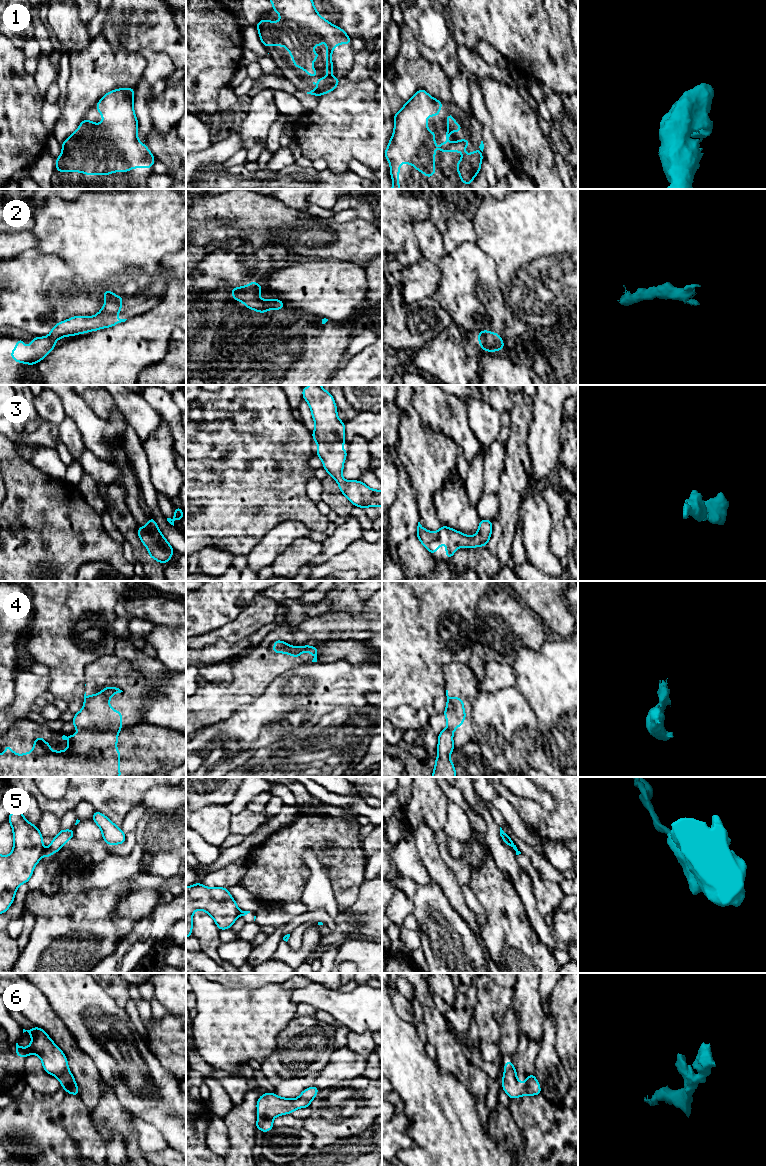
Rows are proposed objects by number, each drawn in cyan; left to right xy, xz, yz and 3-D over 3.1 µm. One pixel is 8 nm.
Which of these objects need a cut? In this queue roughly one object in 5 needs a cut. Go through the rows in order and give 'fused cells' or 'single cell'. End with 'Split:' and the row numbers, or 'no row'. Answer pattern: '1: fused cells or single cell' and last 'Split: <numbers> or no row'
1: single cell
2: single cell
3: single cell
4: fused cells
5: fused cells
6: single cell
Split: 4, 5

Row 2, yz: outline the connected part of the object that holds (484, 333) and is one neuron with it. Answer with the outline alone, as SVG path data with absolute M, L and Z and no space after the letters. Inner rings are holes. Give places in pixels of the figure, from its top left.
M482 330L477 336L481 349L484 351L494 352L502 350L505 346L500 335L487 330Z

